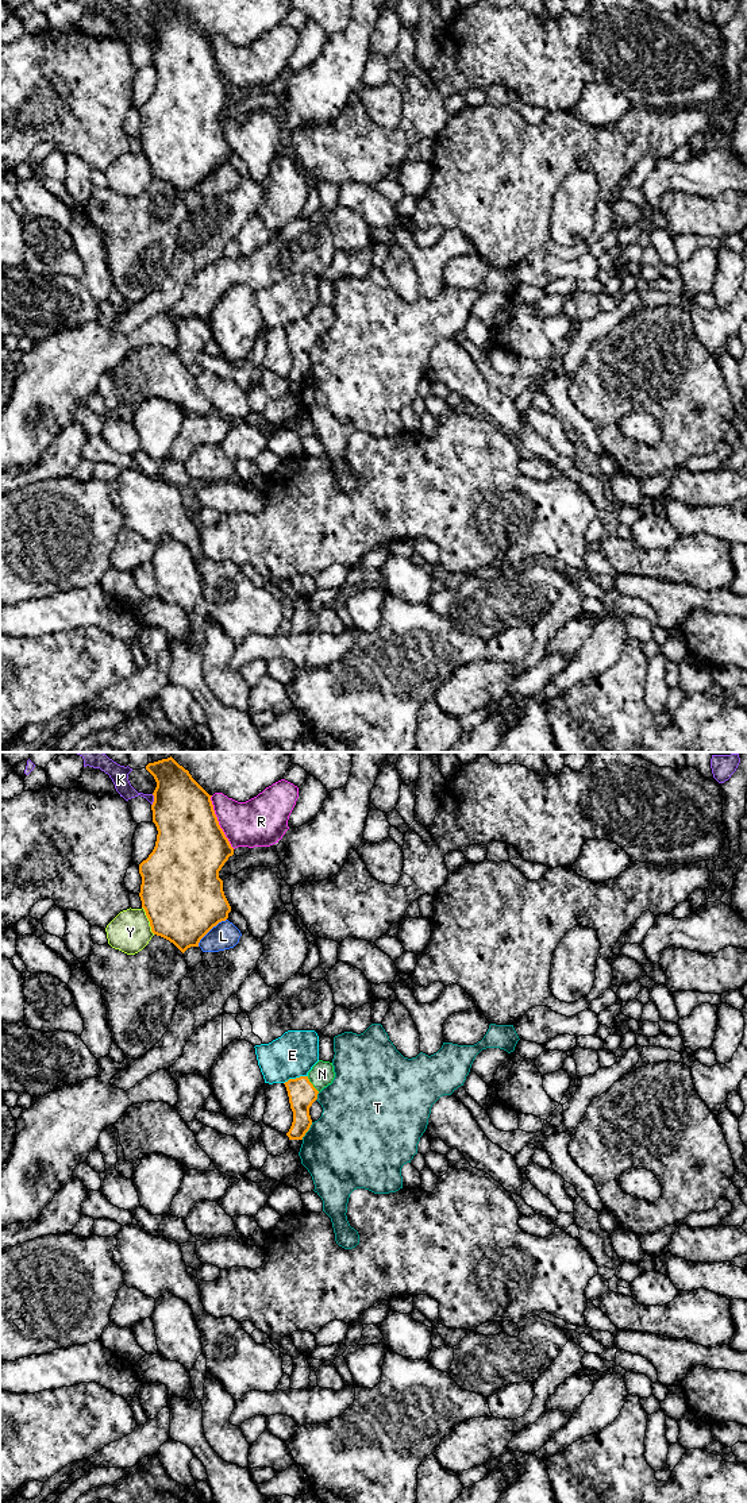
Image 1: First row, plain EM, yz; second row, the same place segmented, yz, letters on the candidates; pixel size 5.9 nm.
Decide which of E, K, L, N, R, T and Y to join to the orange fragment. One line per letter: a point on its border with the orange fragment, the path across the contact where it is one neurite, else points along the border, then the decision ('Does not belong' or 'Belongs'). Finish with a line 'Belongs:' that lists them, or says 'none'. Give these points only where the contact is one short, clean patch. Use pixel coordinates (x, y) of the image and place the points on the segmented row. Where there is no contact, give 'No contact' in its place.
E: Touches orange at yz (296, 1078). Does not belong
K: Touches orange at yz (154, 800). Does not belong
L: Touches orange at yz (210, 929). Does not belong
N: Touches orange at yz (312, 1085). Path across: yz (301, 1093), (312, 1085), (322, 1074). Belongs
R: Touches orange at yz (218, 823). Does not belong
T: Touches orange at yz (308, 1129). Does not belong
Y: Touches orange at yz (149, 920). Does not belong
Belongs: N

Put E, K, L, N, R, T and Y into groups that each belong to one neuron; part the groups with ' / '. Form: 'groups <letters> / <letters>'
groups E / K / L / N / R / T / Y

